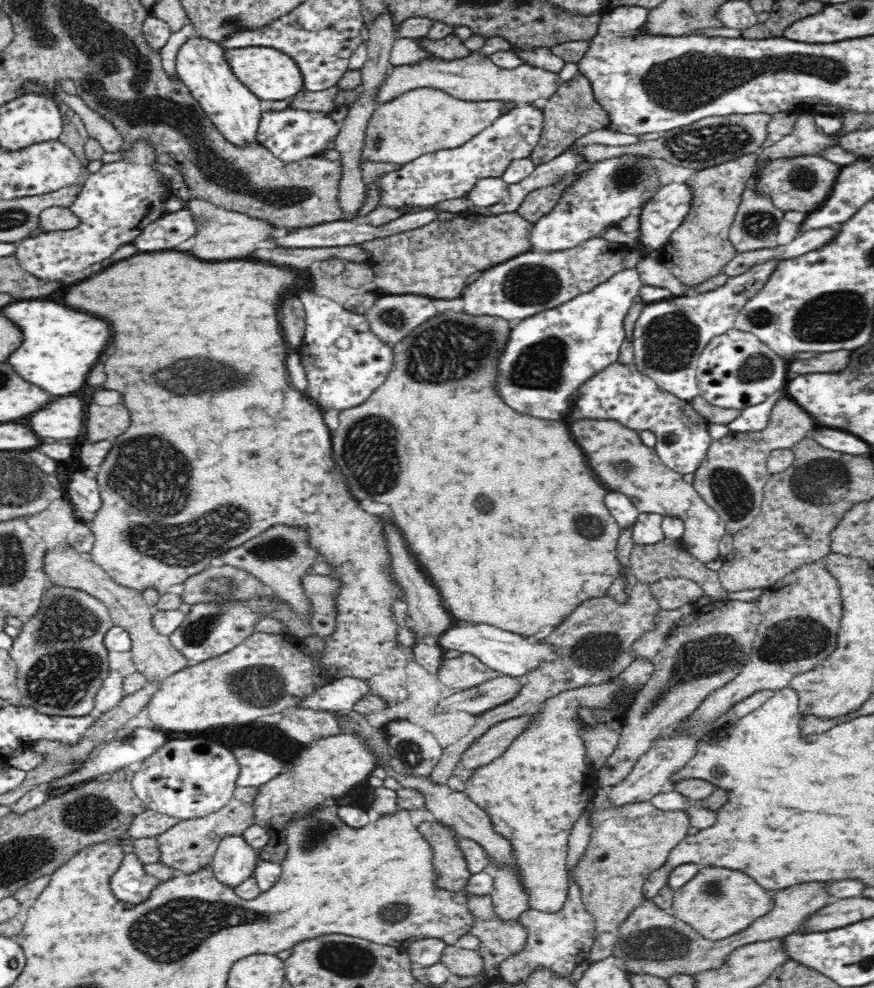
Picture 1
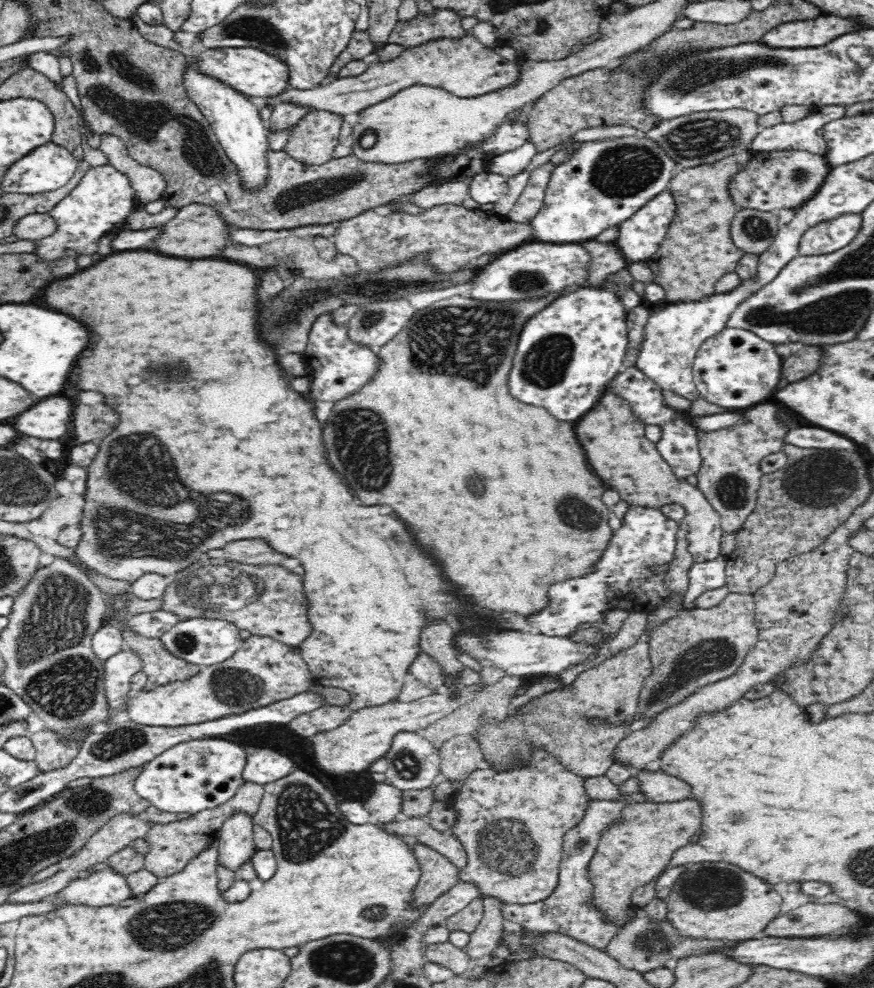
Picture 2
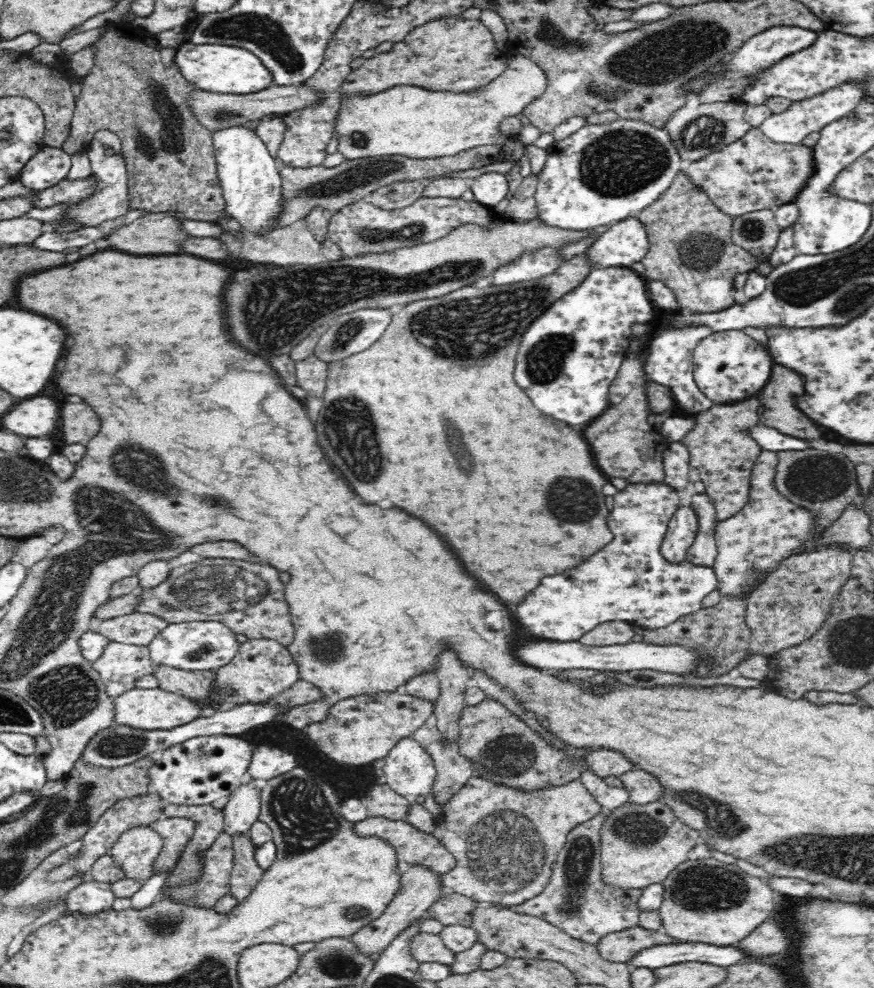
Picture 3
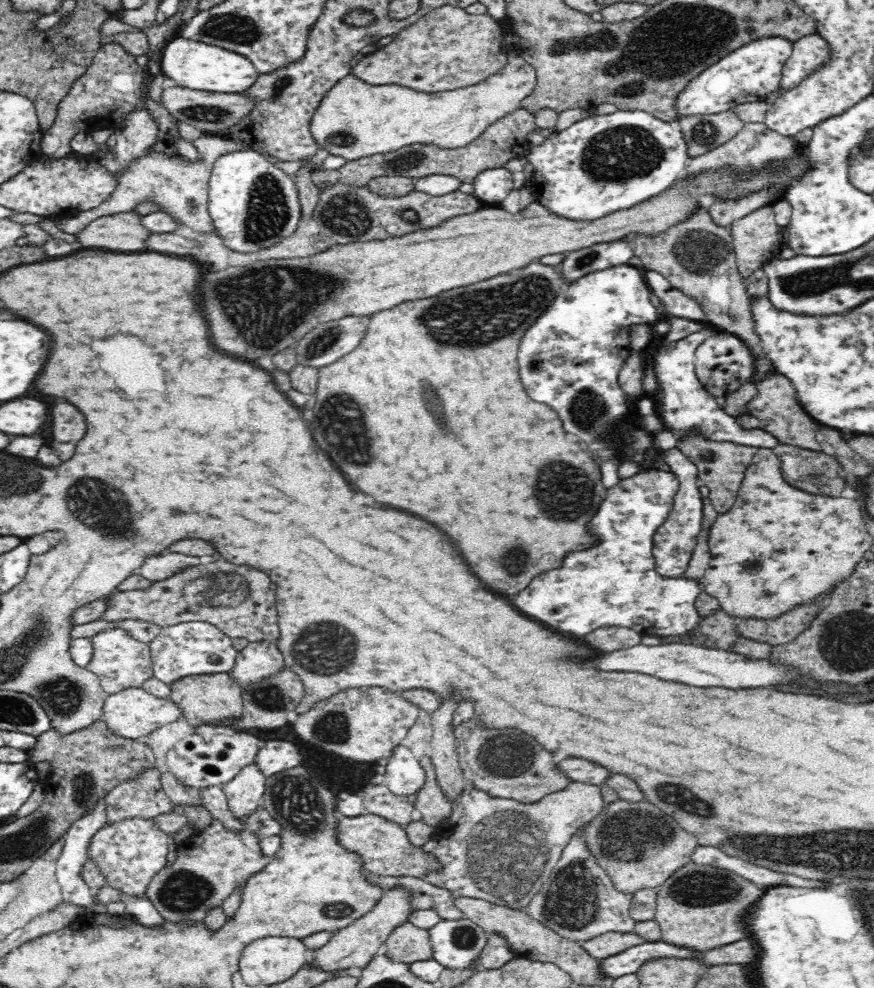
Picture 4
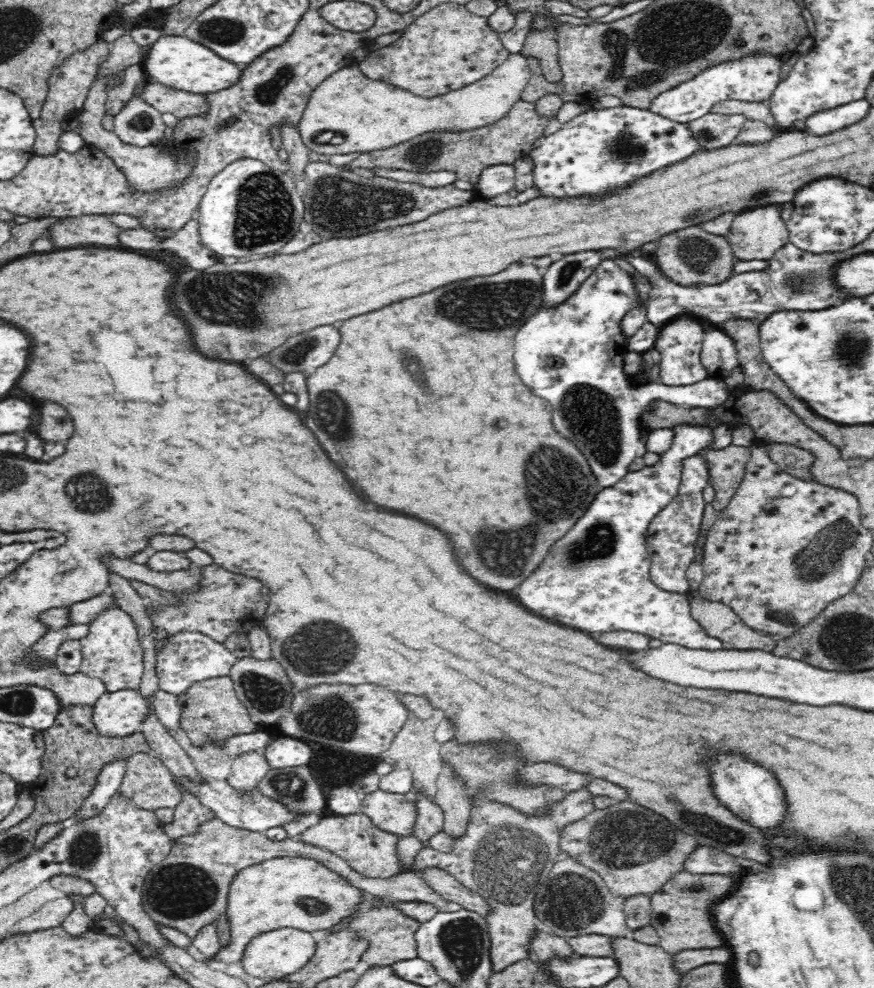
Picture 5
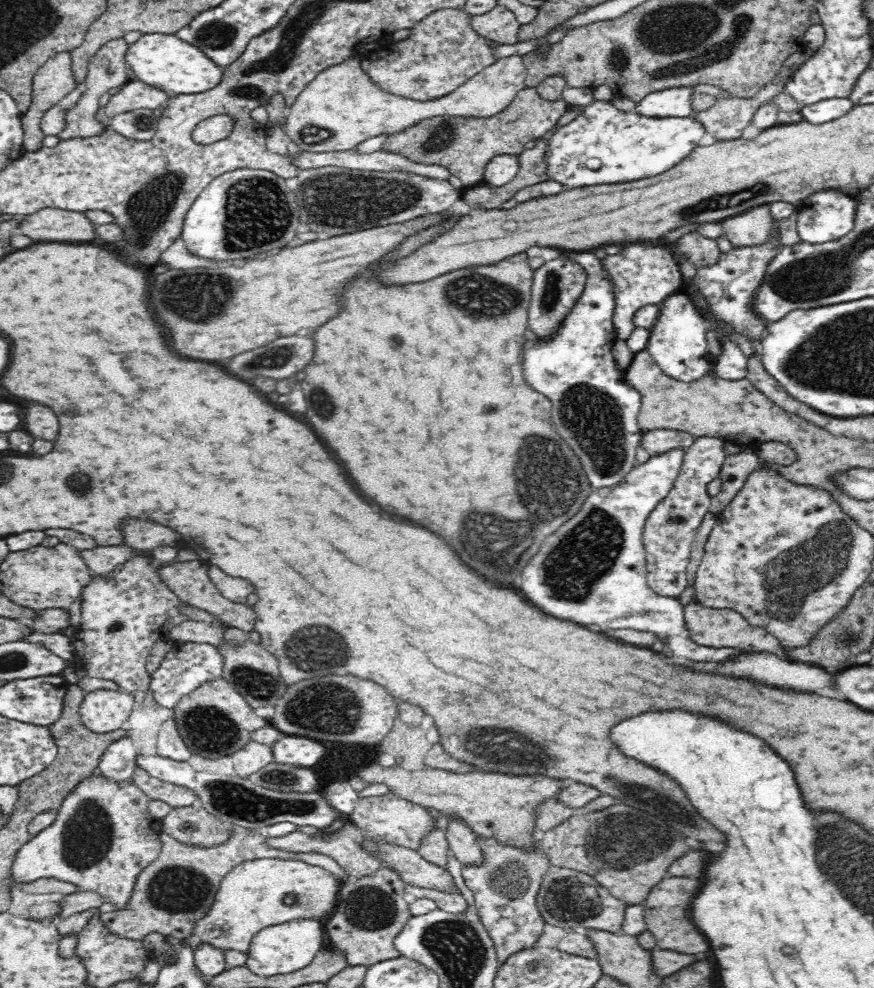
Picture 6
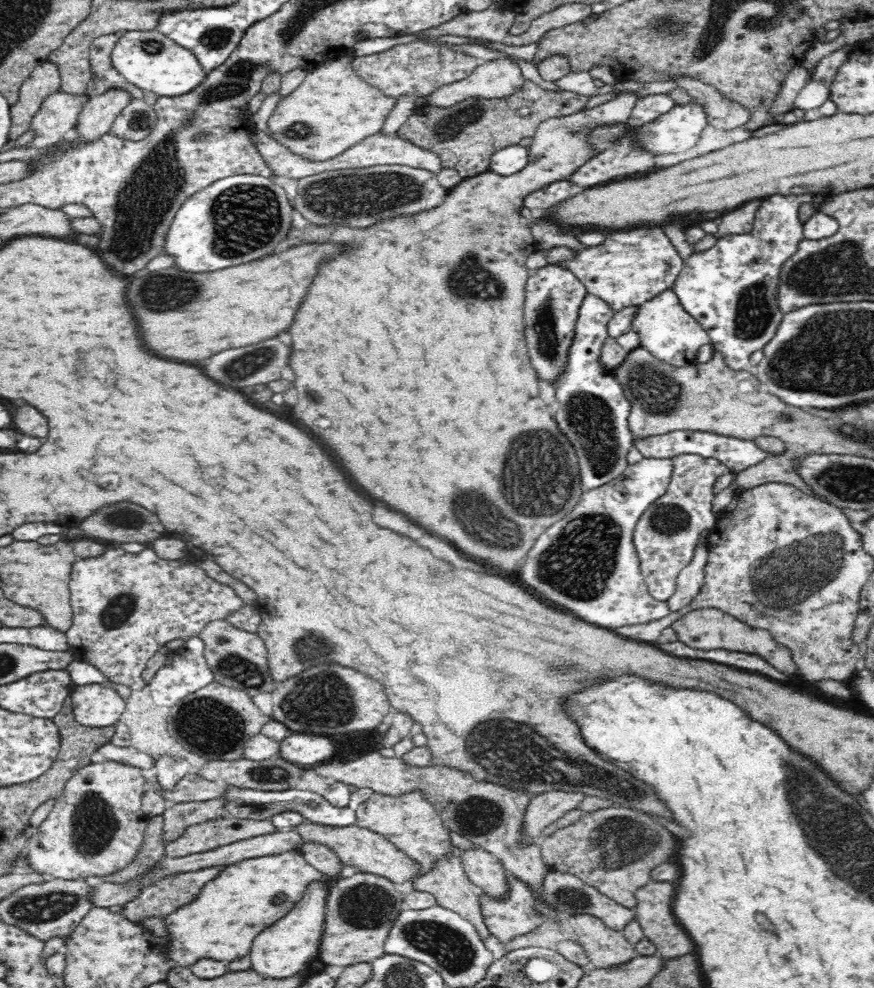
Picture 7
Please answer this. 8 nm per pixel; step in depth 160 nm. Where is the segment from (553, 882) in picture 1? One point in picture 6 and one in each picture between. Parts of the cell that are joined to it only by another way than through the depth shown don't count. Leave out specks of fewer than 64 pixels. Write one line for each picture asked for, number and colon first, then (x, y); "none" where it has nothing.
2: (512, 822)
3: (508, 840)
4: (506, 848)
5: (504, 852)
6: (505, 885)

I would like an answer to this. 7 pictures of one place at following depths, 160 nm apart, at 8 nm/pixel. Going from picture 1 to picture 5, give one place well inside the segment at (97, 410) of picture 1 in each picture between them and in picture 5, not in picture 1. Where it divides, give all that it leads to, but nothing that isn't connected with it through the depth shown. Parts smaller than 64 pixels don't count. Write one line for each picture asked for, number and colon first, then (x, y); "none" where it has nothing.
2: (90, 422)
3: (80, 423)
4: (68, 425)
5: (55, 425)

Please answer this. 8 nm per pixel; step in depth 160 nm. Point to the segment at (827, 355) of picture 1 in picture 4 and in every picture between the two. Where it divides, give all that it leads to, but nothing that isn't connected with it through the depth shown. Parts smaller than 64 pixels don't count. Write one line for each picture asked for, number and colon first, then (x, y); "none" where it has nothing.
2: (804, 361)
3: (777, 398)
4: (776, 406)

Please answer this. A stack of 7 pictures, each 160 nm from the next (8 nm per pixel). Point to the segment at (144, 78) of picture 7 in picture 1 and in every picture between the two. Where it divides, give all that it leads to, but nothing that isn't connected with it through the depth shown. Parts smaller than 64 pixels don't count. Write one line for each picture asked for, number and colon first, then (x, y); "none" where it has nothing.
1: (270, 74)
2: (251, 71)
3: (217, 68)
4: (196, 65)
5: (175, 61)
6: (167, 62)

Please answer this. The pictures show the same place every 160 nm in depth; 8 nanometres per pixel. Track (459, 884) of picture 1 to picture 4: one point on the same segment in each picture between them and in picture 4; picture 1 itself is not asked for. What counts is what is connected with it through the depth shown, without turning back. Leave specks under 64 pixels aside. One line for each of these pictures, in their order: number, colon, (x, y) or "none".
2: (438, 875)
3: (421, 887)
4: (356, 945)

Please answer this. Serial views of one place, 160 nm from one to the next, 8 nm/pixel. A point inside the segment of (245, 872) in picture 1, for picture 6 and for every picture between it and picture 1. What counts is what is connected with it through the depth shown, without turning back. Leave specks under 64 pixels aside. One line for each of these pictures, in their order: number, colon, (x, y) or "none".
2: (236, 845)
3: (242, 811)
4: (244, 793)
5: (248, 769)
6: (252, 757)

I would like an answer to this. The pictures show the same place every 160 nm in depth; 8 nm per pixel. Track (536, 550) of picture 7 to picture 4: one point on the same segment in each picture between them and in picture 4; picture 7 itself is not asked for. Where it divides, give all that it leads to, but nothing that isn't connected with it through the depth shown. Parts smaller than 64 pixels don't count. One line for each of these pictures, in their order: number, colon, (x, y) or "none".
4: (615, 583)
5: (596, 579)
6: (592, 571)

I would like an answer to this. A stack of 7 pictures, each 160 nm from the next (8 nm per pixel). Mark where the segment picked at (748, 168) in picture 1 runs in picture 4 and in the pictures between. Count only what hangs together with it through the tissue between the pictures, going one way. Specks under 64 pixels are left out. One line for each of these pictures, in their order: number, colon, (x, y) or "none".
2: (698, 250)
3: (691, 251)
4: (697, 256)

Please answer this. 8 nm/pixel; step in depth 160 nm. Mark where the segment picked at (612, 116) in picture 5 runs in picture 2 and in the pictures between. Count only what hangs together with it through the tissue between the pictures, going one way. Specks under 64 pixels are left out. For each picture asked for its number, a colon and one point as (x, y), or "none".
2: (604, 183)
3: (600, 175)
4: (599, 165)

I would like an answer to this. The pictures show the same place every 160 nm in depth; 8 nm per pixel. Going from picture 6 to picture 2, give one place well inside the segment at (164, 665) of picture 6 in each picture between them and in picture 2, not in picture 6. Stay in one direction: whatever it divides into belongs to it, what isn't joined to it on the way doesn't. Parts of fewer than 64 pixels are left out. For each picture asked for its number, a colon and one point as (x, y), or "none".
2: (203, 642)
3: (208, 645)
4: (192, 648)
5: (187, 657)

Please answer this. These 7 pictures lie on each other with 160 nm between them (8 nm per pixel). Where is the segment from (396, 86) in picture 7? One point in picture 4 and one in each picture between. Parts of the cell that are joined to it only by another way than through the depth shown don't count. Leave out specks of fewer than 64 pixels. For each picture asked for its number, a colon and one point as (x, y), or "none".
4: (447, 49)
5: (447, 48)
6: (443, 51)

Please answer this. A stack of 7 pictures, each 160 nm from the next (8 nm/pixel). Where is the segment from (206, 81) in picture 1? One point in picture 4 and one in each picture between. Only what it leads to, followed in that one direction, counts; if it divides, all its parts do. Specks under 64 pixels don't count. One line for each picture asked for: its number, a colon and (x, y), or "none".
2: (235, 120)
3: (248, 173)
4: (254, 205)

